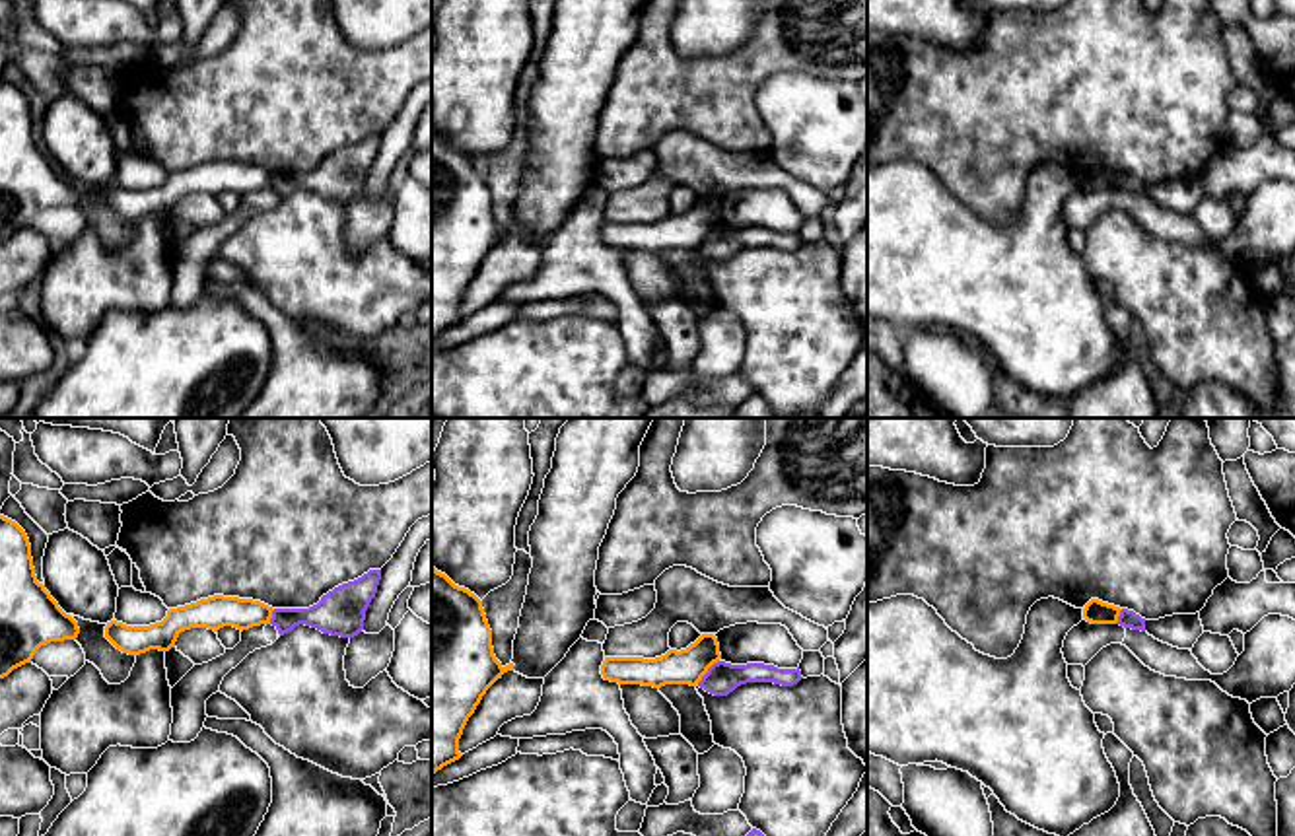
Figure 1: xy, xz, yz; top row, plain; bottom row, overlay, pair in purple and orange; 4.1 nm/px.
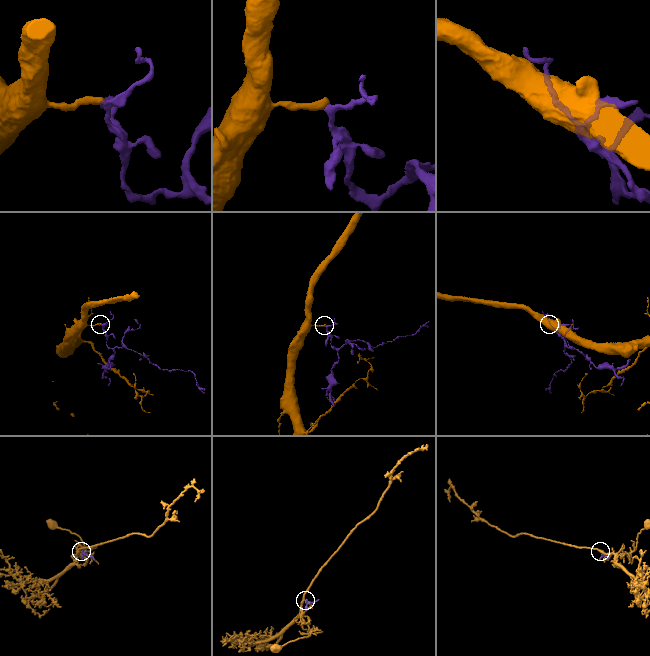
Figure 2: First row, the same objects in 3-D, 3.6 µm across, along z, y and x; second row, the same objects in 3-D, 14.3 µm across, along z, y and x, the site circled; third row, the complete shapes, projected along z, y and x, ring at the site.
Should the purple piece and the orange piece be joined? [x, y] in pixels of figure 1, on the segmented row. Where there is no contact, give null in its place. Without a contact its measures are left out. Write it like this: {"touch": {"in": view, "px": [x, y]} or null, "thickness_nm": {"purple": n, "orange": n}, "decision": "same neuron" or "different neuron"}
{"touch": {"in": "xz", "px": [708, 671]}, "thickness_nm": {"purple": 130, "orange": 150}, "decision": "different neuron"}

